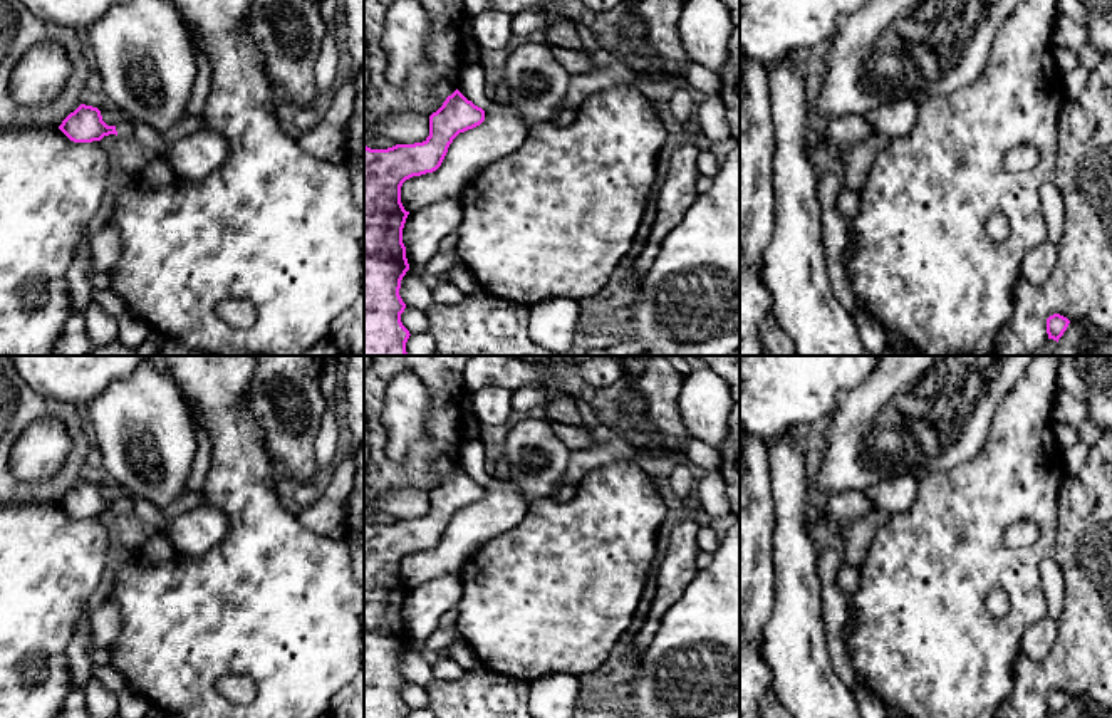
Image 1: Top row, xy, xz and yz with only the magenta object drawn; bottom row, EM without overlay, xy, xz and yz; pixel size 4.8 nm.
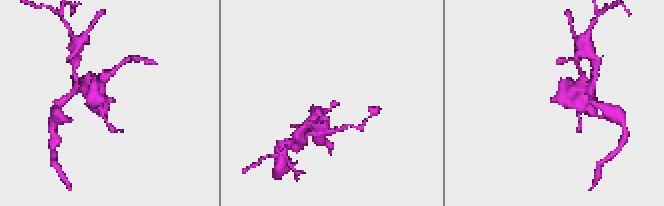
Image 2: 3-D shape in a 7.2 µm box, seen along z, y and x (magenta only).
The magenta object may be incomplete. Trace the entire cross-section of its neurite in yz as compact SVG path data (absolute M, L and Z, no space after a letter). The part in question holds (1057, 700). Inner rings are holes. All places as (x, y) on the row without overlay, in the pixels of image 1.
M1053 689L1047 695L1047 710L1048 715L1053 715L1058 718L1058 715L1063 711L1067 706L1070 696L1060 689Z

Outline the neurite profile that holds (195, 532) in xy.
M116 483L99 486L107 502L116 502L121 497L131 497L134 500L133 513L141 522L151 525L154 532L164 533L173 544L176 555L200 557L221 544L228 533L226 515L208 503L178 517L164 517L151 502Z

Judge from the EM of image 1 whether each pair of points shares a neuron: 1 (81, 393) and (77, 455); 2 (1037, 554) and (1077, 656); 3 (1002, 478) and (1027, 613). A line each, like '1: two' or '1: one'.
1: two
2: two
3: one

